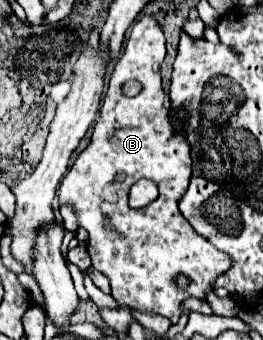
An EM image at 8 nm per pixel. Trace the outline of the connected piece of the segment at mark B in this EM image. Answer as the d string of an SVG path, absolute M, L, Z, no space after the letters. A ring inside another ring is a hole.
M142 16L126 42L124 54L116 60L114 72L110 76L108 92L102 100L100 116L94 124L94 132L90 138L90 144L76 154L74 164L70 172L64 176L58 198L60 202L72 202L78 214L78 224L84 226L90 234L88 238L88 254L92 258L92 268L102 272L112 286L112 298L118 304L128 304L130 308L144 312L144 314L160 314L170 318L172 324L176 324L182 316L182 304L188 298L200 298L206 300L206 292L212 290L212 282L230 270L232 262L228 254L216 250L212 244L208 244L200 234L196 234L186 222L186 218L178 210L178 202L184 196L184 190L188 190L188 178L192 174L192 156L190 146L186 140L186 130L174 128L174 110L166 108L166 94L162 88L160 78L160 64L166 56L166 38L164 30L158 24L154 16ZM128 80L138 80L142 84L142 92L134 98L128 98L122 94L122 86ZM140 178L150 178L156 182L160 194L154 202L150 202L144 208L130 208L128 204L128 192L132 184L136 184ZM104 218L110 218L110 230L104 228ZM176 274L190 276L192 284L186 290L180 290L174 286Z

